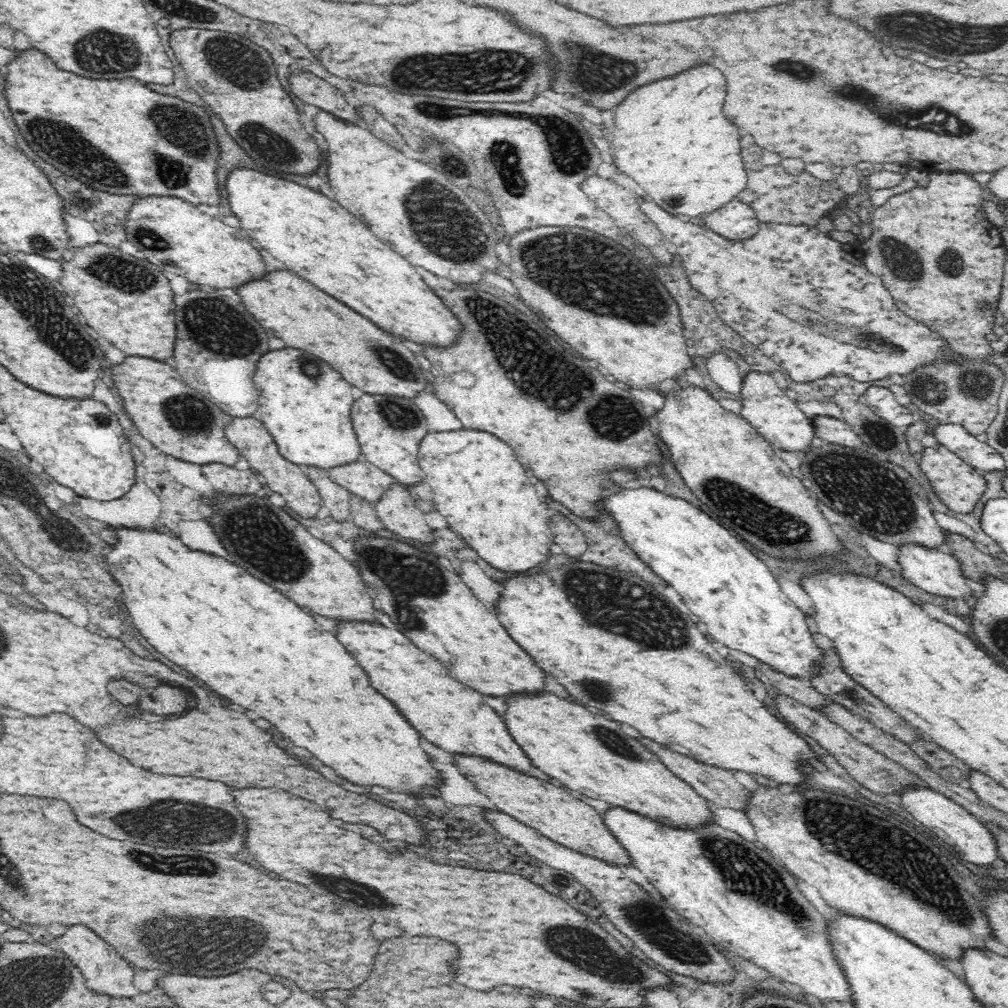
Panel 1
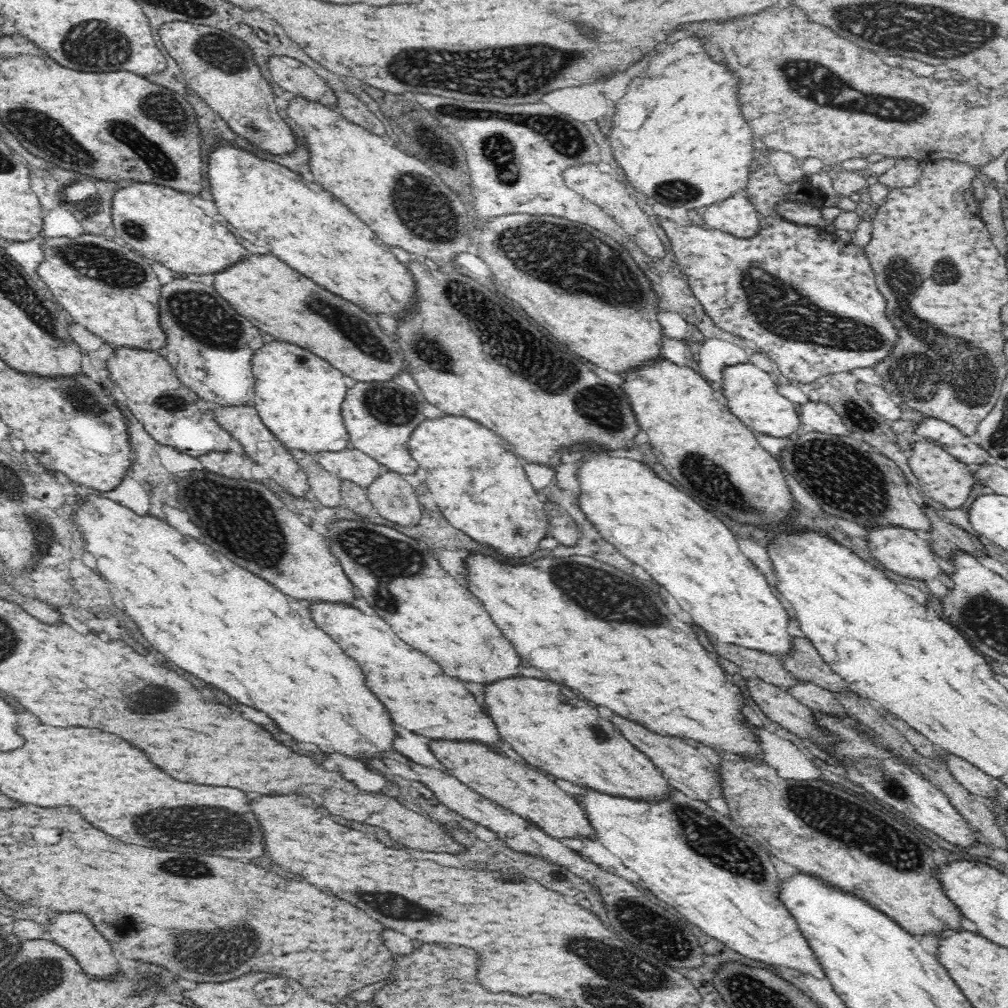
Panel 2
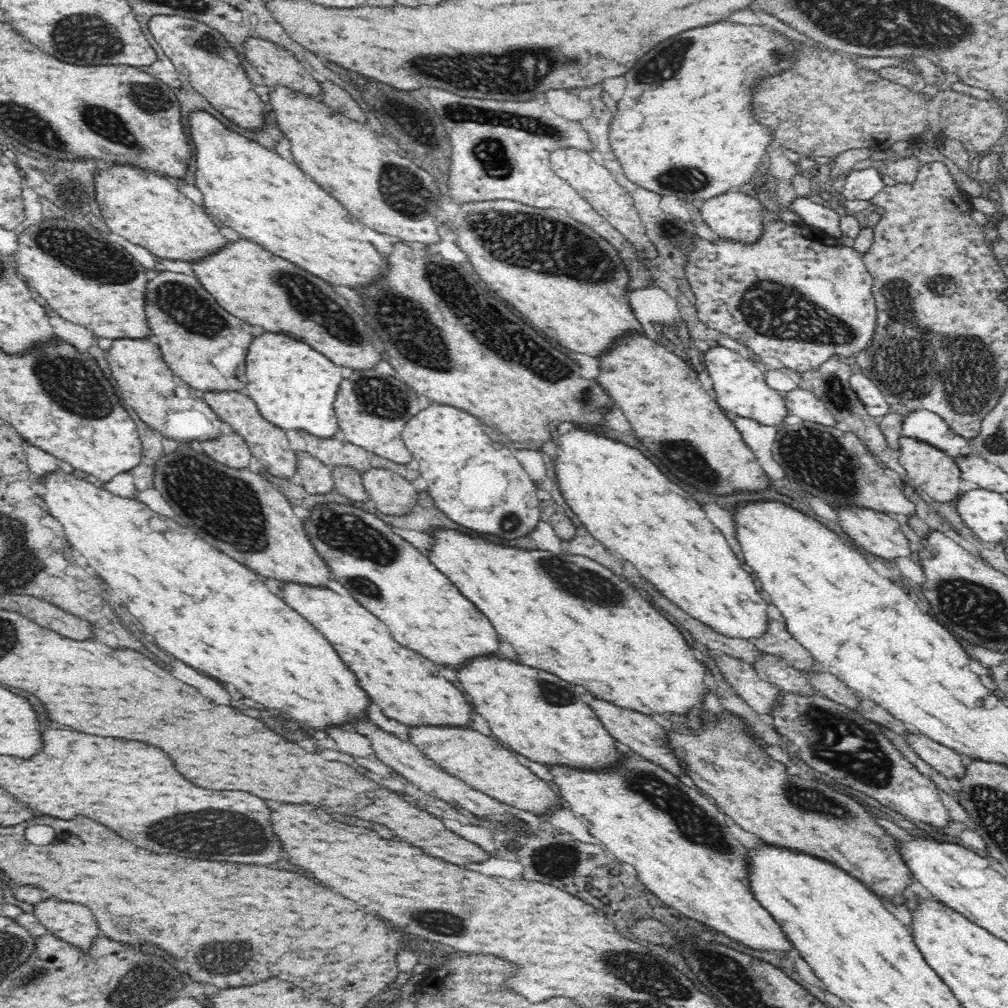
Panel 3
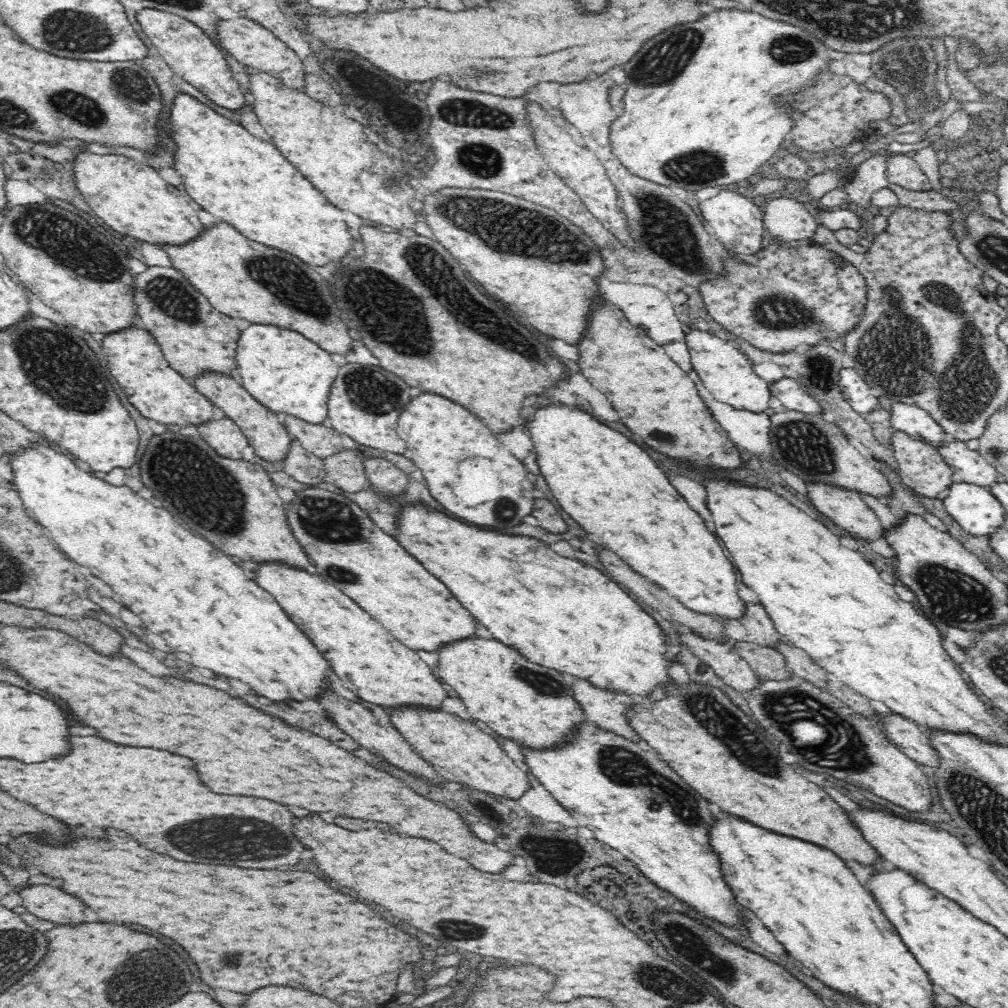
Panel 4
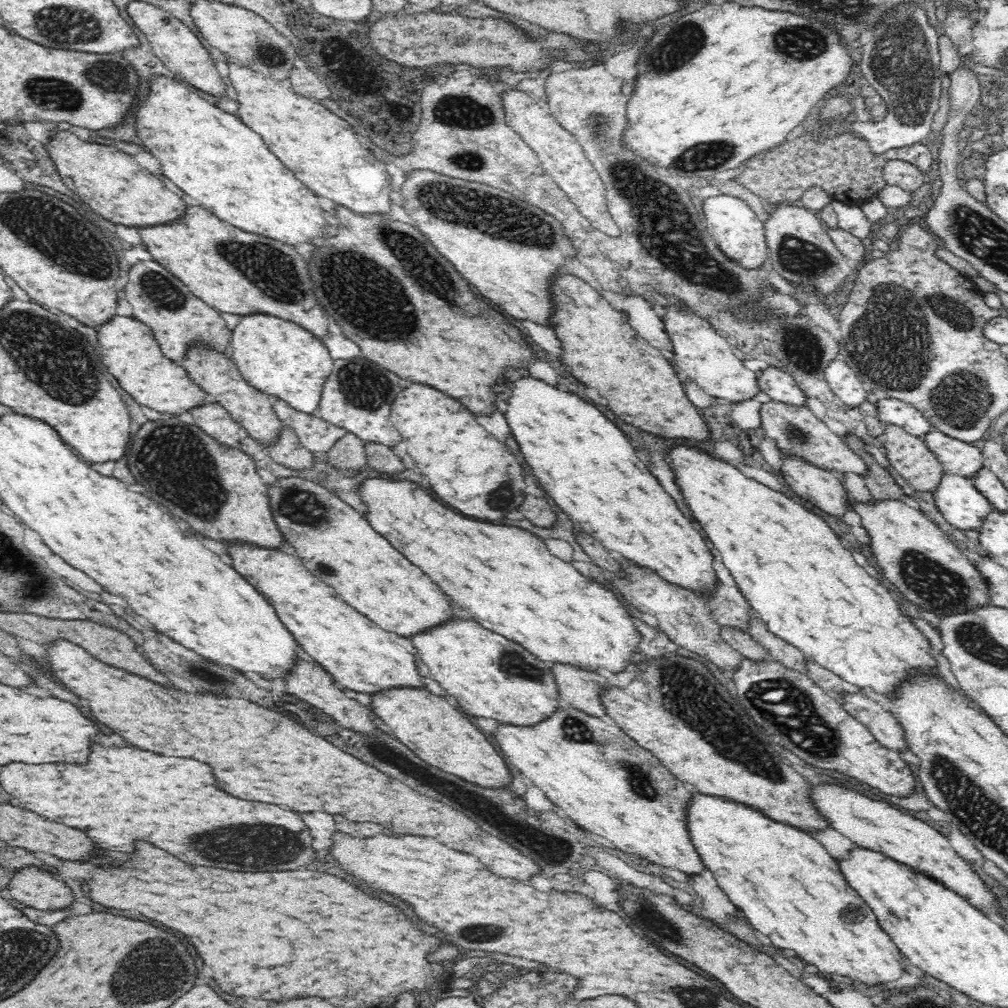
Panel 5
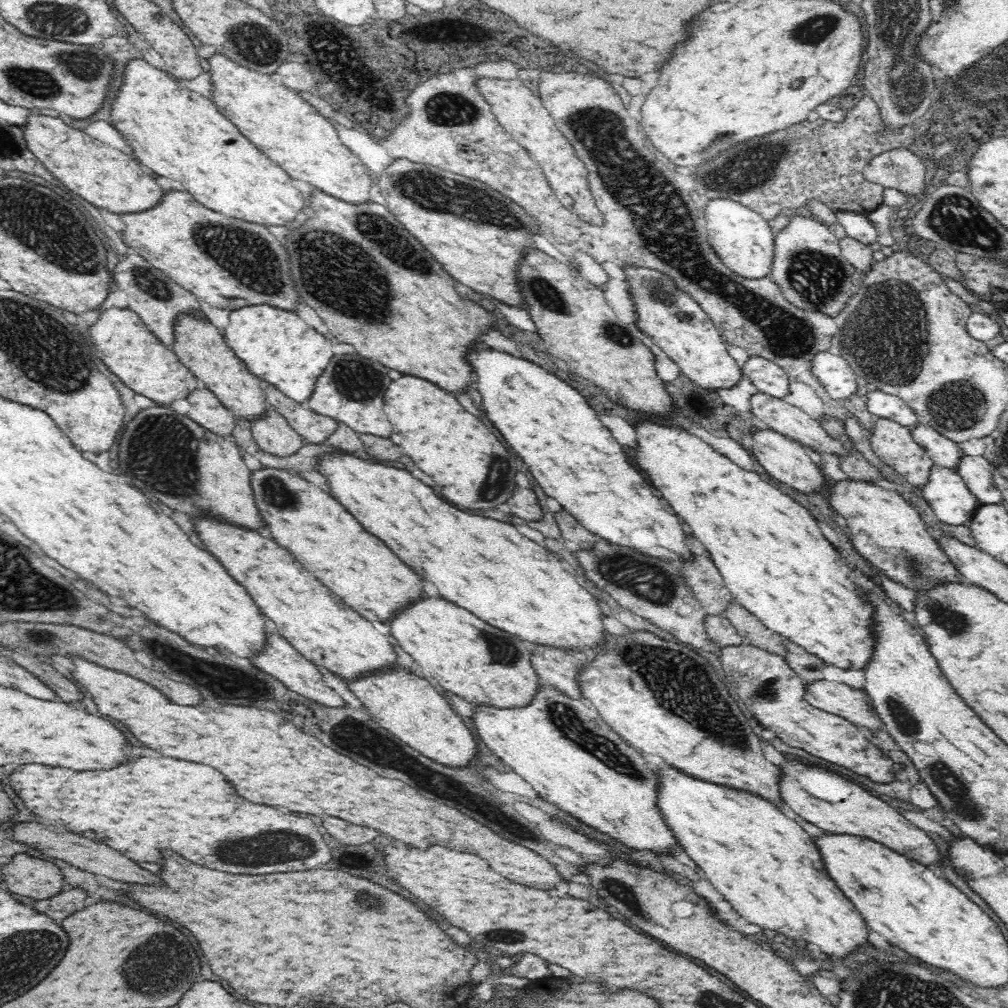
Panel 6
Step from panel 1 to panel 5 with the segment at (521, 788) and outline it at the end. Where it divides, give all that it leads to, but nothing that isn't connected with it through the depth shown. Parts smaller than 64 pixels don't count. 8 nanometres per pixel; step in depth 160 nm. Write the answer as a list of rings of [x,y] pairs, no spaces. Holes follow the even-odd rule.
[[[411,688],[376,692],[370,697],[373,712],[390,727],[404,746],[428,764],[460,776],[472,785],[490,788],[492,792],[502,794],[504,788],[512,786],[514,776],[504,756],[498,754],[498,750],[486,740],[486,736],[472,724],[470,718],[464,718],[456,708],[450,710],[447,697]]]

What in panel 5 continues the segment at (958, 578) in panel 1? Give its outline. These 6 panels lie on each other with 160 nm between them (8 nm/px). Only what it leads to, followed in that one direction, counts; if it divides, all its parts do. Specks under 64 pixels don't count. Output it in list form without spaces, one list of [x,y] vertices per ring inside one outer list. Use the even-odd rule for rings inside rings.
[[[781,456],[780,476],[797,498],[806,498],[816,507],[842,520],[852,512],[853,501],[848,498],[844,481],[835,473],[822,470],[795,456]]]

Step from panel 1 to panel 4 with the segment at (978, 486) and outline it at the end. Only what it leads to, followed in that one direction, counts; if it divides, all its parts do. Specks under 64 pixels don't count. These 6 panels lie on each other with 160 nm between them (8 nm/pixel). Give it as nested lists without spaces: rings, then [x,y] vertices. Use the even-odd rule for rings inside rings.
[[[900,431],[892,434],[891,444],[899,466],[898,472],[906,474],[906,478],[910,480],[909,487],[912,491],[928,498],[943,498],[947,494],[954,483],[952,480],[954,471],[944,456],[940,454],[937,446],[921,440],[914,440],[908,433]]]

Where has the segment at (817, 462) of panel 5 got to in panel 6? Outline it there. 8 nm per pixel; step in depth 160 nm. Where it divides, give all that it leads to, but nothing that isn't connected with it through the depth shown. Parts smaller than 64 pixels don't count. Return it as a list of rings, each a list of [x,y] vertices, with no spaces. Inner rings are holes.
[[[762,392],[754,394],[750,402],[752,403],[754,416],[762,420],[766,424],[766,428],[775,432],[775,434],[785,436],[785,438],[802,444],[802,446],[806,446],[810,450],[816,450],[816,452],[832,454],[832,456],[838,456],[839,458],[850,456],[850,449],[844,447],[840,441],[830,437],[828,432],[820,426],[820,422],[817,422],[817,420],[808,416],[808,414],[804,414],[802,409],[786,403],[783,399],[774,398]]]

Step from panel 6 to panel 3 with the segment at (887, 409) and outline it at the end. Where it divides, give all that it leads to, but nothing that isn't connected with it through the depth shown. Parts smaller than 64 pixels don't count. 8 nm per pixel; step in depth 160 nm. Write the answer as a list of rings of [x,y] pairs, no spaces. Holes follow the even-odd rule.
[[[928,410],[911,411],[904,419],[901,434],[931,444],[952,458],[972,455],[968,439],[960,436],[940,416]]]

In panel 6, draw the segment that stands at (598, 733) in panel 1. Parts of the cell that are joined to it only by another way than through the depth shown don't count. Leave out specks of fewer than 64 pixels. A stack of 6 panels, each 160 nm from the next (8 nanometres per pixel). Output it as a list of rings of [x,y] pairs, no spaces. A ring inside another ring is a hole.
[[[431,596],[414,602],[408,610],[402,610],[389,623],[392,635],[422,671],[420,676],[436,684],[445,692],[452,692],[473,706],[487,706],[498,710],[528,708],[540,694],[540,680],[532,663],[532,647],[525,641],[496,629],[476,615],[444,600],[432,600]]]

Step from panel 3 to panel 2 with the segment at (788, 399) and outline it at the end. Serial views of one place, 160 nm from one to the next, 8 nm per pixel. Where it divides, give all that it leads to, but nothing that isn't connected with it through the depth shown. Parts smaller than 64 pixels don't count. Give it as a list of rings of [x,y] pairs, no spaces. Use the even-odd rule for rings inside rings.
[[[823,402],[795,404],[799,420],[804,426],[810,426],[812,432],[848,436],[849,428],[840,419],[833,408]]]

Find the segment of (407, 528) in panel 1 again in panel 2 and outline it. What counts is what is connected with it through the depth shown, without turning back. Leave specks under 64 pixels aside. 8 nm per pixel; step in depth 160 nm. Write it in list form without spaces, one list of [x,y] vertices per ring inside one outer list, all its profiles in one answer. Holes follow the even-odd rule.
[[[387,471],[366,489],[375,513],[384,517],[392,526],[410,528],[422,520],[422,505],[415,488],[396,472]]]

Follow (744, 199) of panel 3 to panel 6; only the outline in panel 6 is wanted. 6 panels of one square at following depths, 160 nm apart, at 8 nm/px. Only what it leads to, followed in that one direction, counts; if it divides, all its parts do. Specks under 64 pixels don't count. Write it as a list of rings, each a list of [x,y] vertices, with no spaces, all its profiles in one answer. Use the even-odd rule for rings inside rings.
[[[720,197],[710,199],[704,212],[706,212],[708,243],[727,267],[748,278],[770,276],[774,233],[760,213],[742,206],[736,200]]]

